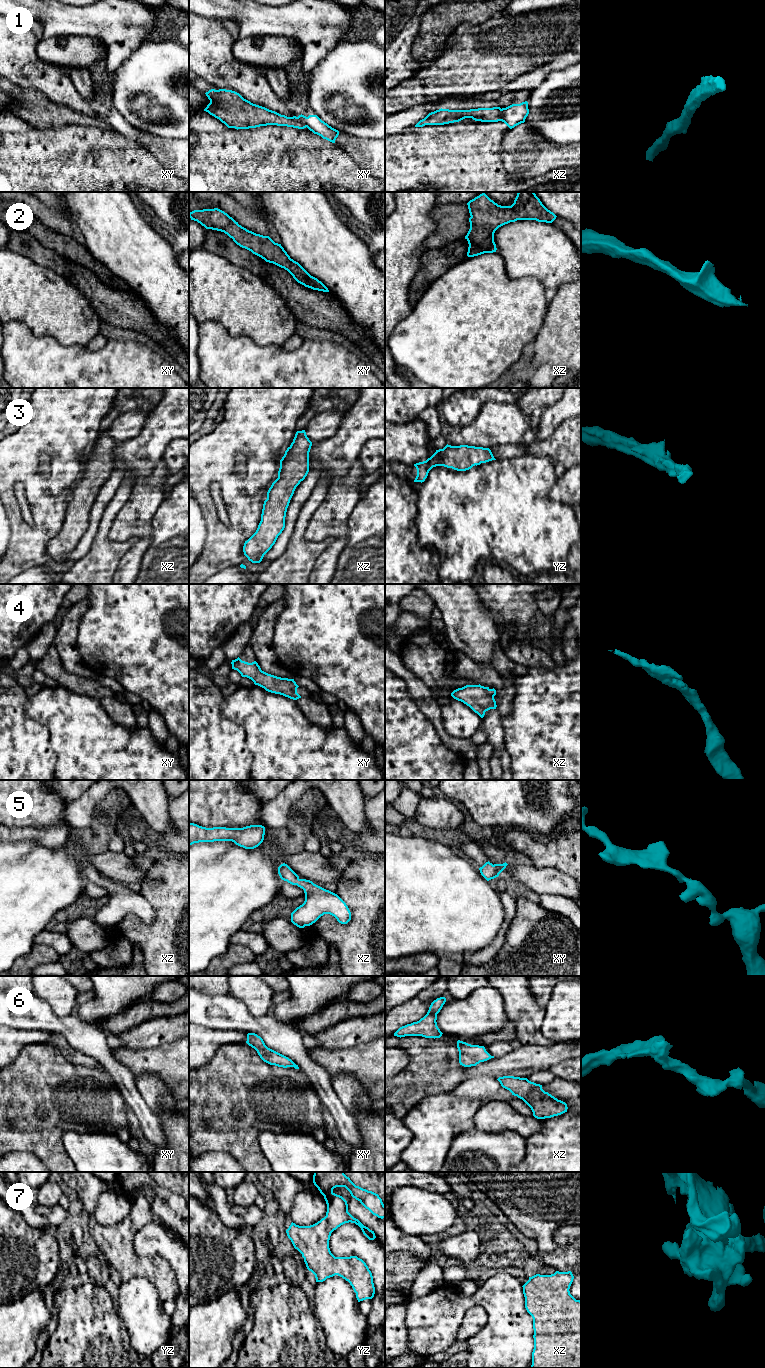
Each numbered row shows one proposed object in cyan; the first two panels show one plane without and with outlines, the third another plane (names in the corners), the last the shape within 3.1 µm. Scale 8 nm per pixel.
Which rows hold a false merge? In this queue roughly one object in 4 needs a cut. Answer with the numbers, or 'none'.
1

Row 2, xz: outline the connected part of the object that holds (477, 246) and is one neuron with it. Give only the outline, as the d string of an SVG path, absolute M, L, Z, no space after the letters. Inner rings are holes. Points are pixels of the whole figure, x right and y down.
M518 192L511 206L501 206L485 193L468 203L470 229L465 236L469 247L467 256L496 252L495 231L517 220L536 220L552 223L556 215L548 210L534 192Z

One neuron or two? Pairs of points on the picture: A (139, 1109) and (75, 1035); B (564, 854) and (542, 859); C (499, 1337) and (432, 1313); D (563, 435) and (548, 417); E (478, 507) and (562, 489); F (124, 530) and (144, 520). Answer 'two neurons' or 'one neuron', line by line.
A: one neuron
B: one neuron
C: one neuron
D: two neurons
E: two neurons
F: one neuron

